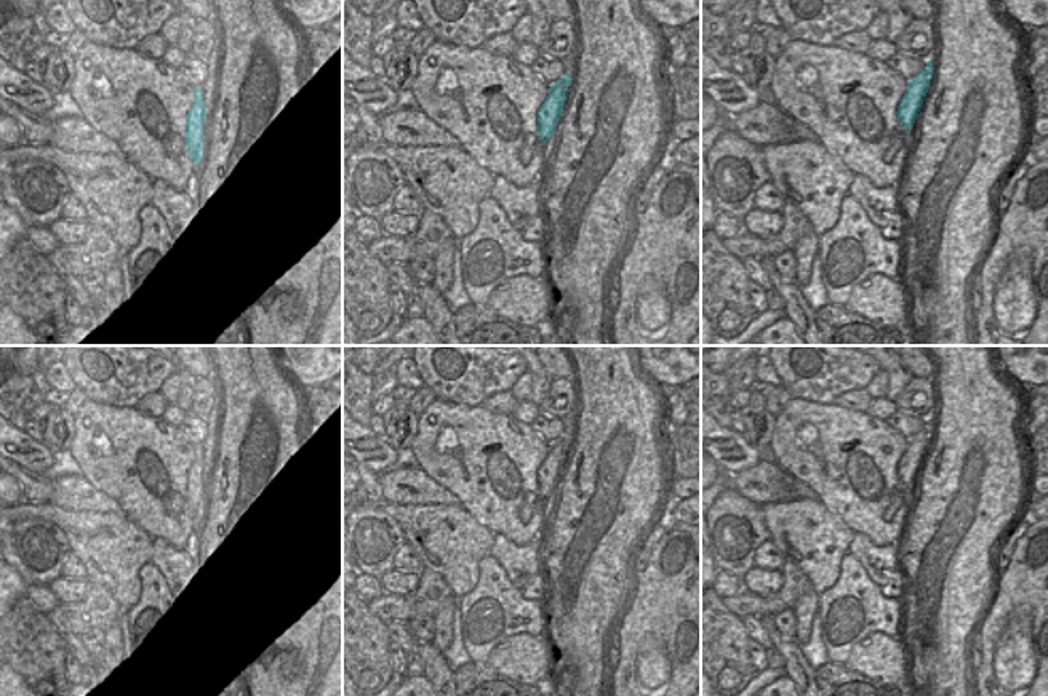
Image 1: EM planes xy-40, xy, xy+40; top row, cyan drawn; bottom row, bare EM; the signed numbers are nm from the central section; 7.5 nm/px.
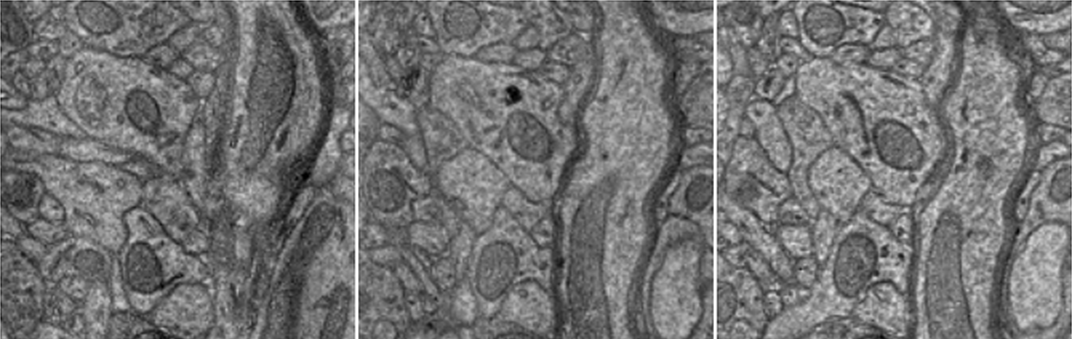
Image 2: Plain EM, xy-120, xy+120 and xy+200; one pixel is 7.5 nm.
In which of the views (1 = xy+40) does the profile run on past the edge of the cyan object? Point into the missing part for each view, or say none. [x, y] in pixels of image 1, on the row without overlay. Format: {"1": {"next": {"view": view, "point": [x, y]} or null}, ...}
{"1": {"next": null}}

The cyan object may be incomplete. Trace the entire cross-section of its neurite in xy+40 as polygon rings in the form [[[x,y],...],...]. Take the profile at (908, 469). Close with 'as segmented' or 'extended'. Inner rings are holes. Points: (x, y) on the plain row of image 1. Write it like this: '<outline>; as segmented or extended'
[[[926,419],[926,427],[907,438],[907,450],[904,451],[898,464],[898,480],[910,490],[910,483],[915,482],[923,456],[928,451],[930,438],[933,437],[933,419]]]; as segmented

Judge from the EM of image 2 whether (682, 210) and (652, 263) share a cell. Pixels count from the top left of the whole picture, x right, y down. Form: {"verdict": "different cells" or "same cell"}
{"verdict": "same cell"}

